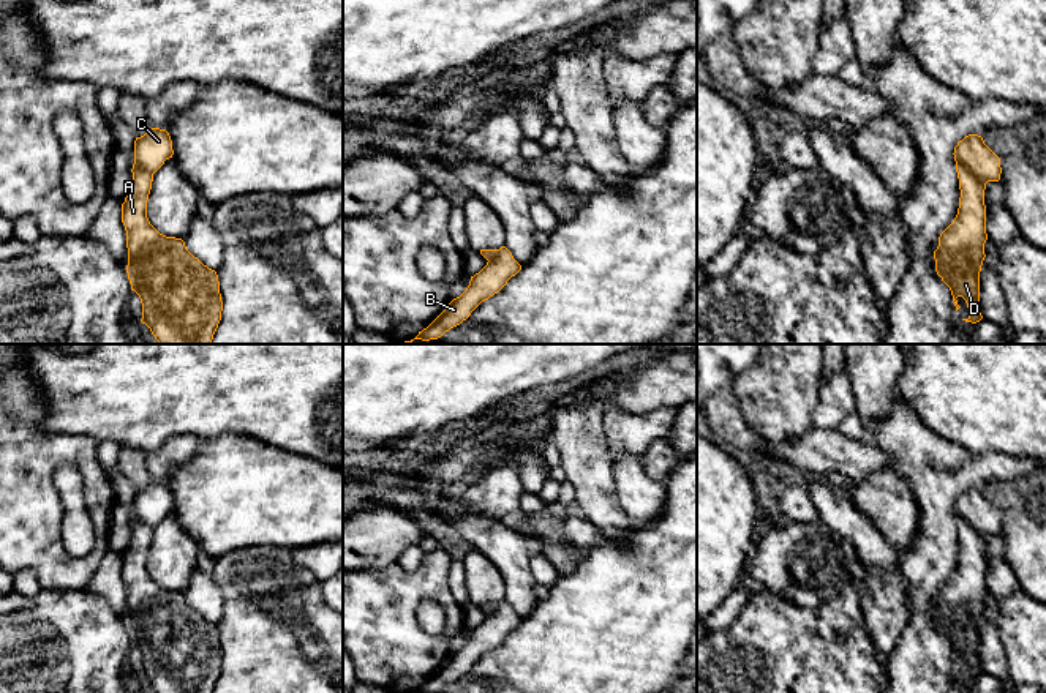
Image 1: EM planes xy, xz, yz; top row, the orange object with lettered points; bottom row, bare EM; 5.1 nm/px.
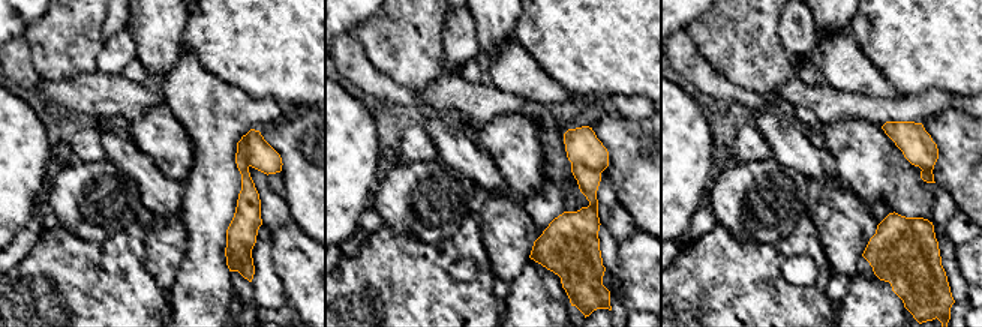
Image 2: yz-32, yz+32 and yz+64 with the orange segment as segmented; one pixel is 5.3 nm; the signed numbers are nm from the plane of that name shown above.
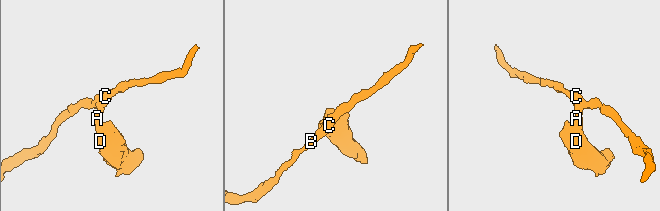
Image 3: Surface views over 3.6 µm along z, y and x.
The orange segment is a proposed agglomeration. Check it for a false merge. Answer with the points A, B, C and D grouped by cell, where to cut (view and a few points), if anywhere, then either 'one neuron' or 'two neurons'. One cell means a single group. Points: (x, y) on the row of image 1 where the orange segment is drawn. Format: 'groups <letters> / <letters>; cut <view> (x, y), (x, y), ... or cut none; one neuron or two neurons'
groups A D / B C; cut yz (956, 164), (966, 166), (985, 183); two neurons

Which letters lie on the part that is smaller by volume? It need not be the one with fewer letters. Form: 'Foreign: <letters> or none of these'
Foreign: A, D

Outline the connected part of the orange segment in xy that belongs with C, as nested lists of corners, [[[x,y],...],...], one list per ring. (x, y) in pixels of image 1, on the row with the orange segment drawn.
[[[152,128],[134,140],[134,164],[150,174],[155,174],[172,155],[172,140],[166,129]]]

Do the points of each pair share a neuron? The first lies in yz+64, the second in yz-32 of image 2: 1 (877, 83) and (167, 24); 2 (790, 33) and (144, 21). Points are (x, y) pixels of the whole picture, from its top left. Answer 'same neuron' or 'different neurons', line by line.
1: different neurons
2: different neurons

